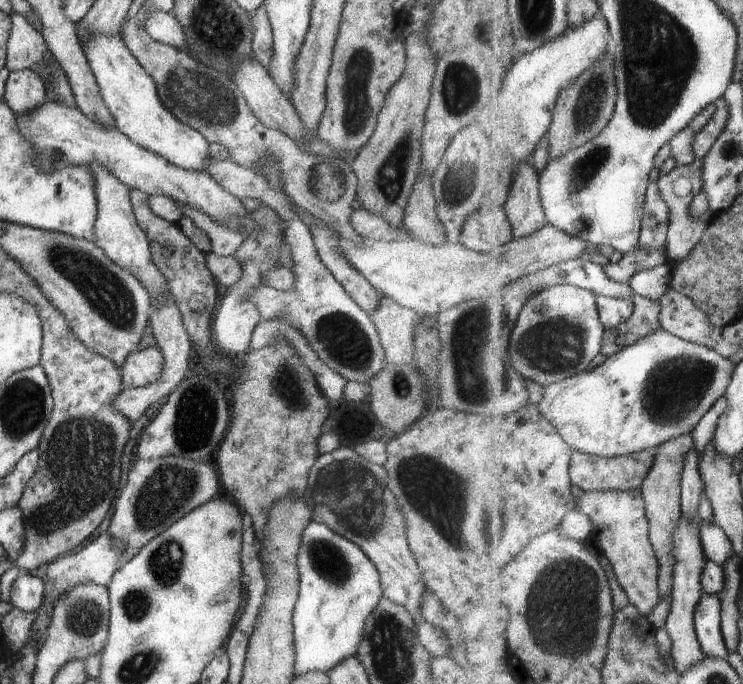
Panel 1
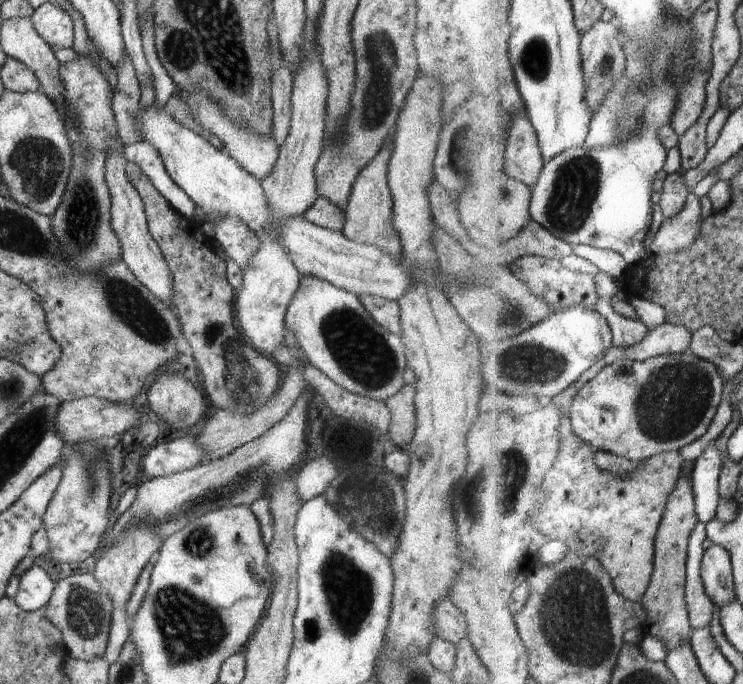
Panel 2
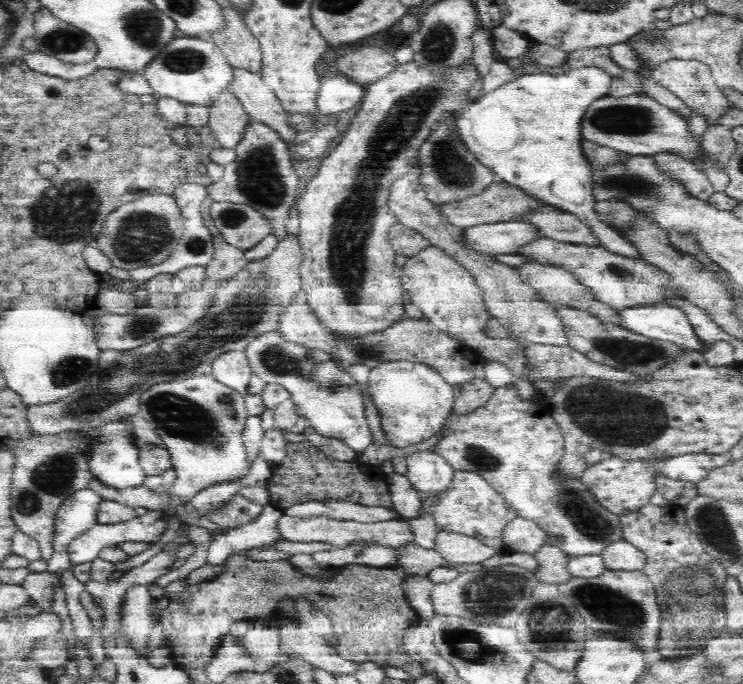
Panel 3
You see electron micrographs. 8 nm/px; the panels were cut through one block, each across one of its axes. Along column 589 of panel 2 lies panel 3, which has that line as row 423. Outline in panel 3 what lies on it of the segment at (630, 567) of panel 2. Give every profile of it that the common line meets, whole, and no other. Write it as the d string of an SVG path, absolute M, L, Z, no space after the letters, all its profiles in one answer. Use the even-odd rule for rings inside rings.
M507 385L494 389L484 406L466 414L458 414L452 409L438 431L438 444L430 451L444 458L457 472L481 476L506 499L516 517L531 520L545 532L548 542L560 547L565 553L599 553L609 542L623 537L619 516L600 504L590 485L580 476L564 475L560 462L564 459L565 439L560 436L560 427L551 416L552 413L543 407L537 409L534 404L520 400L515 390Z

